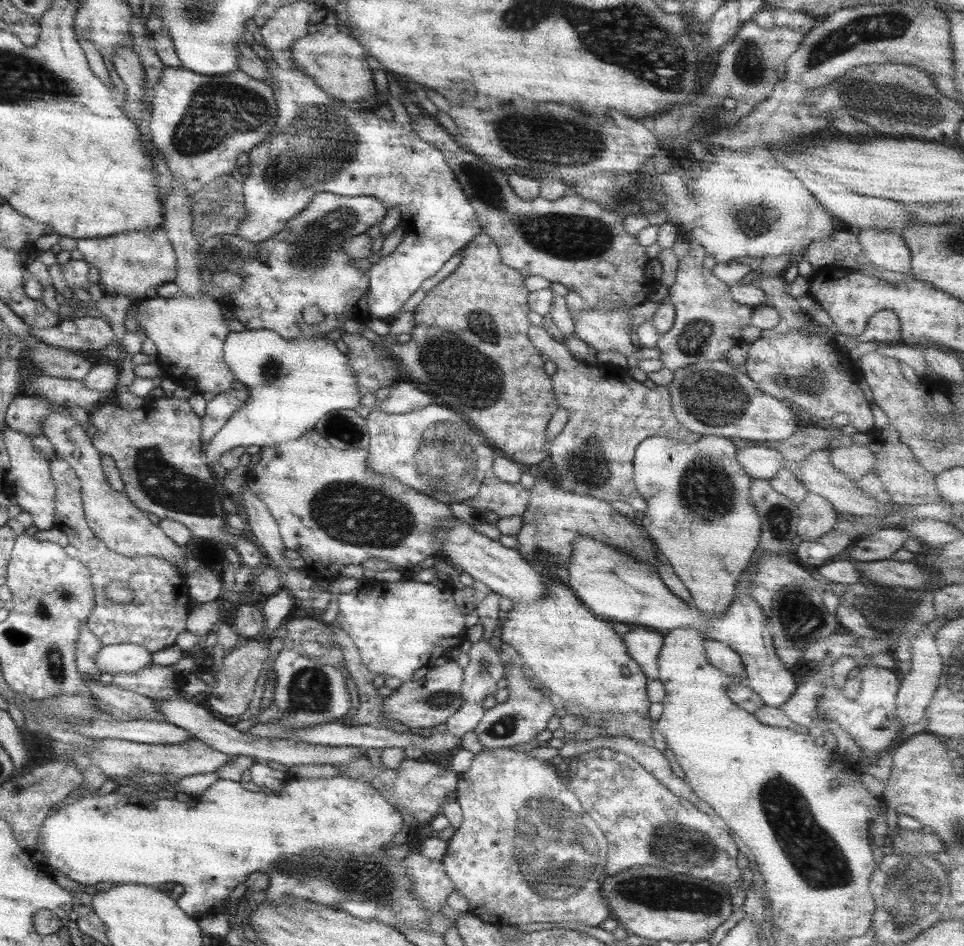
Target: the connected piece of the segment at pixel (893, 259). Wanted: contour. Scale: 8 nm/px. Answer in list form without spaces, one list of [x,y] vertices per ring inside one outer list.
[[[868,228],[856,233],[868,265],[890,272],[908,273],[911,270],[911,252],[900,232]]]

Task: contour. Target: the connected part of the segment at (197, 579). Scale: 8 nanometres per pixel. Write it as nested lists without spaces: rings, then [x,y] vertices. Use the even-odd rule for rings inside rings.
[[[202,566],[199,571],[187,576],[186,583],[190,599],[198,604],[216,601],[224,588],[222,578],[207,569]]]

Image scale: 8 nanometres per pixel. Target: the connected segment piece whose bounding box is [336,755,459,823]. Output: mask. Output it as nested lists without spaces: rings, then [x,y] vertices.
[[[365,755],[349,764],[337,764],[336,767],[342,770],[340,776],[364,781],[377,788],[380,796],[388,804],[392,804],[398,810],[405,810],[410,816],[414,816],[418,823],[431,821],[436,815],[441,814],[444,805],[450,801],[448,795],[456,792],[459,779],[454,770],[444,770],[432,760],[419,762],[416,759],[405,758],[397,768],[388,768],[384,765],[373,765]]]

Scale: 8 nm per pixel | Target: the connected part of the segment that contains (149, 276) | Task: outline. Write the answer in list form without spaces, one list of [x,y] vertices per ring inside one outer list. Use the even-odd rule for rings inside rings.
[[[162,229],[156,232],[131,230],[106,238],[76,239],[75,249],[89,266],[98,270],[98,283],[105,294],[125,296],[131,304],[146,300],[148,290],[157,290],[177,277],[176,253]]]

